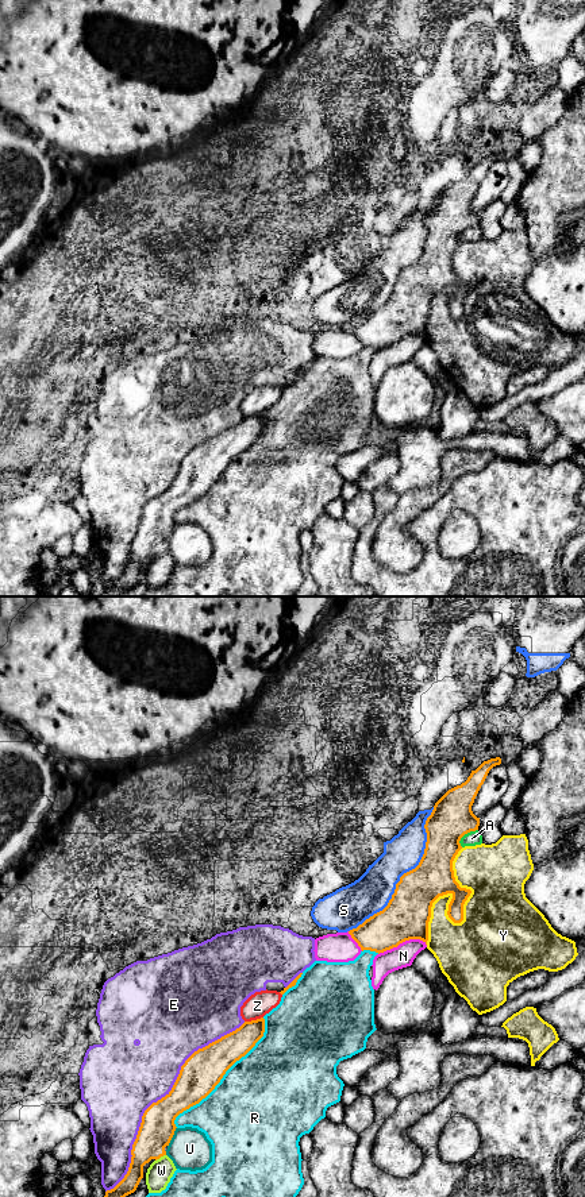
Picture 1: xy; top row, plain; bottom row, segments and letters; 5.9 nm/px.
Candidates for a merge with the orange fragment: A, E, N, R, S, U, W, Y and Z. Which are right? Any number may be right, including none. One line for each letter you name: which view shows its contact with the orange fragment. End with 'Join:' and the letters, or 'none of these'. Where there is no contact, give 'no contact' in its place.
Join: none of these

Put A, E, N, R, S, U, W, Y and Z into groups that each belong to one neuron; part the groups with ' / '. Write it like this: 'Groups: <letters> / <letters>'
Groups: A / E / N / R / S W / U / Y / Z

